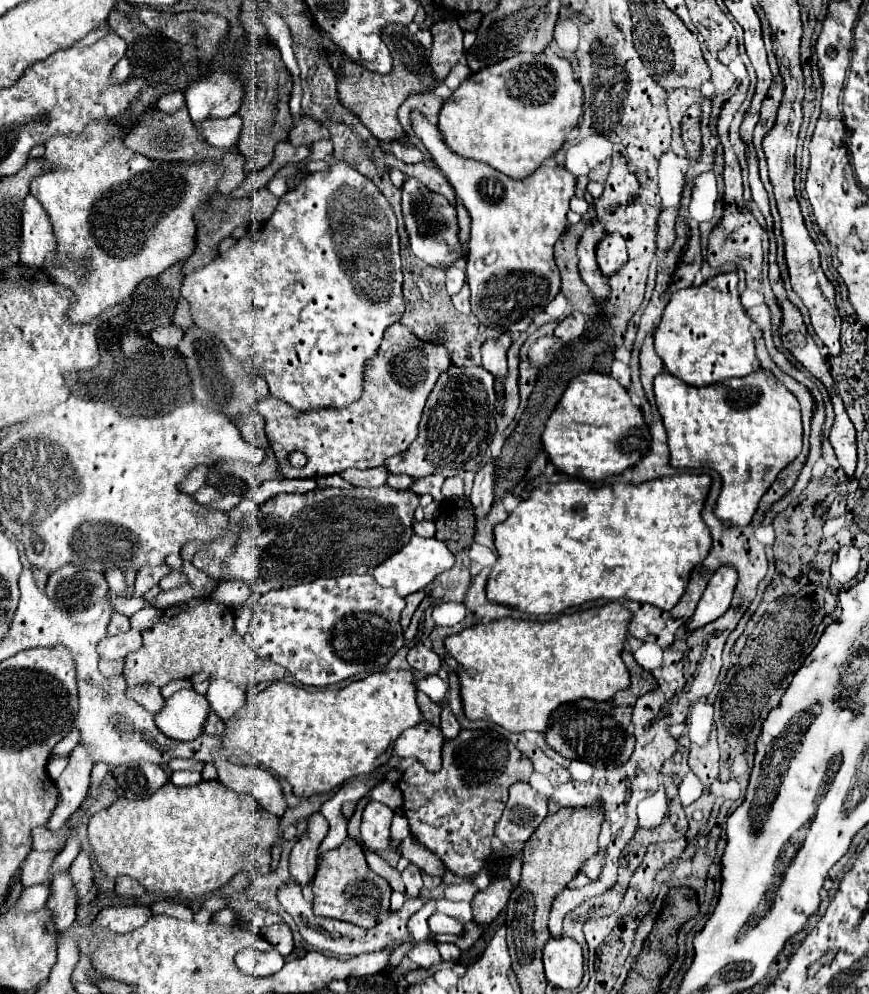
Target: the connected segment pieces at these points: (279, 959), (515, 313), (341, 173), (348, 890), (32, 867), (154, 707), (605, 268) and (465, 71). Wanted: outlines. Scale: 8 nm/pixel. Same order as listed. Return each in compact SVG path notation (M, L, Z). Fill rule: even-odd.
M243 949L235 955L235 963L247 975L267 977L267 975L273 975L273 973L281 971L281 967L285 965L285 959L277 951Z
M411 111L411 125L473 219L467 257L467 283L471 289L471 307L475 317L487 327L499 327L503 331L519 333L527 331L531 321L549 305L549 301L555 299L561 287L561 275L553 261L553 245L567 227L565 215L569 211L569 199L575 193L575 177L565 167L541 165L533 175L515 181L505 173L489 167L487 163L451 155L449 147L441 141L437 127L429 123L429 119L421 111Z
M329 159L329 169L309 173L301 179L301 183L295 187L295 191L287 191L271 219L265 223L263 229L255 231L251 237L239 239L231 249L217 255L211 263L195 269L193 273L185 275L181 285L181 295L191 305L191 315L197 327L213 331L229 349L229 353L243 361L247 373L259 373L267 385L273 397L289 403L295 409L309 411L317 407L345 407L359 399L361 385L363 385L363 365L369 357L373 357L381 345L381 337L385 329L399 321L405 305L403 305L403 293L401 293L401 259L399 259L399 237L397 237L397 219L395 213L385 199L385 195L379 191L379 187L361 175L359 171L351 169L343 159Z
M345 839L341 847L321 857L313 881L313 893L315 893L315 903L313 903L315 915L347 921L369 929L377 923L383 911L389 911L391 887L389 883L385 883L383 877L379 877L369 869L359 843L353 839Z
M31 851L21 865L23 887L49 883L51 881L49 869L51 869L51 863L53 863L55 855L57 855L57 851Z
M135 685L135 687L127 687L127 697L137 701L141 707L145 707L149 713L159 713L159 709L163 707L165 699L159 693L159 687L155 685Z
M607 233L597 243L597 263L603 275L613 275L627 263L625 239L619 233Z
M459 63L459 65L455 65L453 69L451 69L451 73L449 73L449 77L445 79L445 85L451 89L451 91L455 91L467 77L471 75L471 69L467 67L467 65L463 65L463 63Z

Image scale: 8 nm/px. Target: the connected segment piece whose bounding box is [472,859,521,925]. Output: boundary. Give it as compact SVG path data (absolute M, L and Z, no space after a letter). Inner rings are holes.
M513 859L509 863L509 873L507 875L499 875L495 877L489 887L485 887L483 891L479 891L472 900L473 918L475 923L491 923L499 911L507 905L511 889L519 883L521 877L521 861Z

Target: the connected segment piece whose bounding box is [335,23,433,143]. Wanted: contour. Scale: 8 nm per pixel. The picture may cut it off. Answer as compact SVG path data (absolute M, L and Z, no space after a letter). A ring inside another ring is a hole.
M391 23L389 29L385 27L381 35L383 35L383 43L389 47L393 57L393 71L389 75L375 75L365 71L363 67L357 67L357 63L347 59L347 63L343 63L343 75L335 73L337 95L345 107L349 107L359 115L363 125L367 125L377 139L381 139L383 143L391 143L393 139L405 141L403 129L399 127L397 121L397 109L407 95L427 93L433 83L433 75L427 59L427 49L423 51L423 45L417 41L415 35L407 31L407 27L399 23Z

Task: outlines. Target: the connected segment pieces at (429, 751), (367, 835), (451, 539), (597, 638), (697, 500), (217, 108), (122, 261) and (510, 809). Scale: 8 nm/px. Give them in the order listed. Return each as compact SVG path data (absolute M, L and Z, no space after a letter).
M421 719L419 725L403 731L395 741L395 755L399 757L417 757L429 771L437 771L441 767L441 747L443 735L441 731Z
M369 801L363 809L363 823L361 823L361 835L365 845L371 851L381 851L389 847L389 827L391 827L393 811L379 801Z
M451 499L441 503L441 515L435 521L437 525L437 539L447 543L453 553L463 551L473 543L475 533L475 515L469 501Z
M607 603L585 611L563 613L553 621L531 621L531 619L497 619L489 623L477 623L463 629L461 633L445 637L447 653L459 663L459 687L461 701L467 719L489 721L509 733L539 731L549 727L549 713L561 703L577 699L607 701L617 691L629 687L629 671L621 661L621 649L627 639L627 625L631 613L621 603Z
M681 473L681 475L671 475L671 477L661 477L661 479L653 479L641 485L625 485L625 483L613 483L613 485L589 485L585 481L571 478L563 483L547 483L545 487L535 487L531 491L531 495L527 499L523 499L517 509L499 525L495 525L495 547L497 547L497 563L493 565L489 579L487 579L487 599L491 603L497 605L509 605L513 609L519 609L523 613L531 613L531 615L543 615L543 613L561 613L567 607L573 605L581 605L587 601L595 601L595 599L629 599L629 601L637 601L637 603L649 603L655 605L663 611L671 611L677 601L681 599L681 595L685 593L687 581L689 581L689 573L691 569L701 563L705 559L705 555L711 549L711 535L707 525L701 519L701 509L705 503L705 497L709 493L709 485L711 485L711 477L709 475L691 475L691 473Z
M211 71L207 73L205 79L191 83L191 87L185 93L185 101L201 143L207 143L201 131L203 121L227 119L235 115L241 107L243 95L245 95L245 89L241 81L235 75L229 75L223 71Z
M107 119L91 121L81 135L55 135L45 143L45 159L55 165L55 171L39 175L31 181L31 195L39 199L47 211L59 249L59 267L45 273L59 285L75 291L75 305L69 311L71 321L89 323L103 309L125 301L135 293L143 279L159 277L167 267L183 263L195 251L195 221L193 213L201 199L215 189L221 177L221 165L215 163L163 163L135 155L123 145L123 135Z
M513 783L495 837L501 843L525 843L539 823L547 817L547 799L529 783Z

